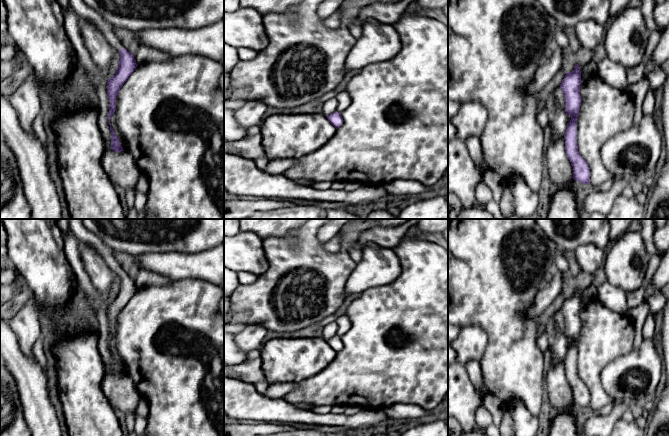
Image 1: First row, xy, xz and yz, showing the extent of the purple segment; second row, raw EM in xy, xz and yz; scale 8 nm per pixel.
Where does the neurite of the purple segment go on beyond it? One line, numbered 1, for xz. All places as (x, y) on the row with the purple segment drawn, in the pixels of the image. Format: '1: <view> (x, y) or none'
1: none

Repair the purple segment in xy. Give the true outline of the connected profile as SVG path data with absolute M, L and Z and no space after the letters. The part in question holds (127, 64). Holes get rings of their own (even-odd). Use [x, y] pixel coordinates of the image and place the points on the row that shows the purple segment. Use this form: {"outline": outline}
{"outline": "M70 0L70 6L71 8L77 13L78 17L82 20L85 20L93 25L95 25L98 29L101 30L102 34L106 37L107 41L110 43L114 51L118 51L120 53L120 60L118 62L118 68L116 69L116 73L112 78L108 78L107 83L107 93L110 101L109 105L109 113L108 113L108 120L110 125L110 131L112 134L111 137L111 149L114 152L121 152L124 151L123 147L121 145L121 142L119 141L118 137L116 136L111 124L110 119L113 116L115 109L116 109L116 98L118 97L118 92L120 88L123 86L123 84L127 81L127 79L130 77L130 75L133 73L133 71L137 67L136 60L134 58L134 55L132 55L129 51L127 51L121 44L120 40L115 35L113 29L114 27L106 20L103 19L103 17L97 13L95 10L90 8L83 0Z"}

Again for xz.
{"outline": "M335 111L334 113L328 115L327 119L336 129L343 124L342 115L338 111Z"}

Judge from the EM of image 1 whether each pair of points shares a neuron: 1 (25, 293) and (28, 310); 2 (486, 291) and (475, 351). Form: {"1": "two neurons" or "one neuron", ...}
{"1": "two neurons", "2": "two neurons"}

